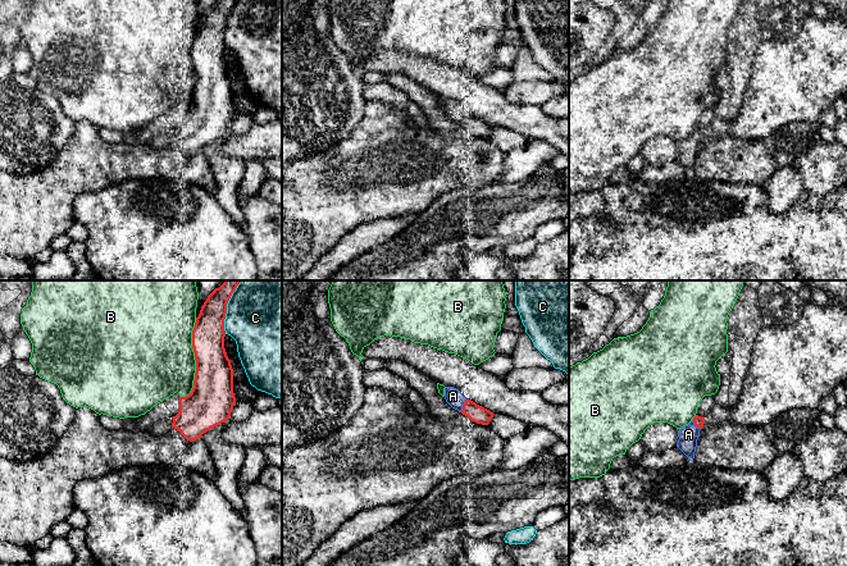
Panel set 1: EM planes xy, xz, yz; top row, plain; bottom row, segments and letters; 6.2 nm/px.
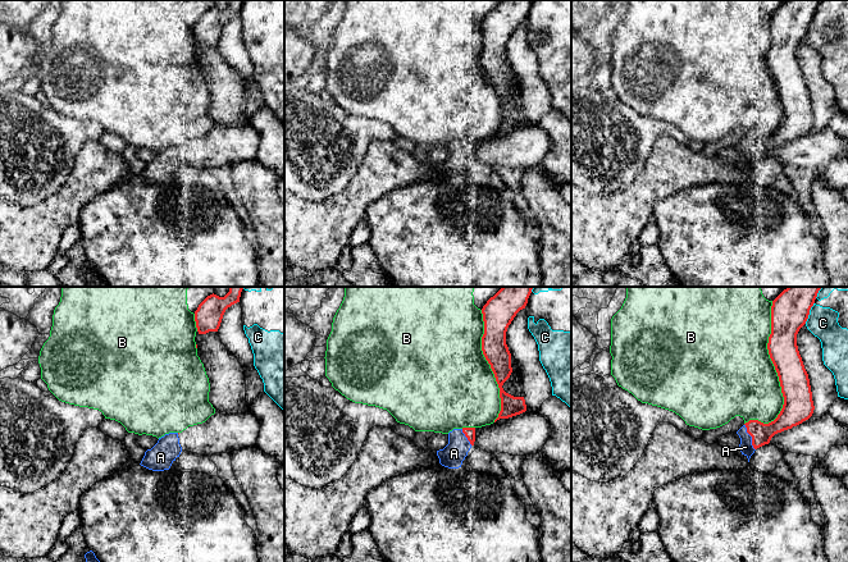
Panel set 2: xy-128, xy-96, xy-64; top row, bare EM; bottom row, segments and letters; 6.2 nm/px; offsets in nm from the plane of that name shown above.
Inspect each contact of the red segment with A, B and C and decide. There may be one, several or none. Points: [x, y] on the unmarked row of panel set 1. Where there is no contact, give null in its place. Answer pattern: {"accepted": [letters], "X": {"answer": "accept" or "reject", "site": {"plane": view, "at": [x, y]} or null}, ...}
{"accepted": ["A"], "A": {"answer": "accept", "site": {"plane": "xz", "at": [463, 118]}}, "B": {"answer": "reject", "site": {"plane": "xy", "at": [195, 72]}}, "C": {"answer": "reject", "site": {"plane": "xy", "at": [226, 23]}}}

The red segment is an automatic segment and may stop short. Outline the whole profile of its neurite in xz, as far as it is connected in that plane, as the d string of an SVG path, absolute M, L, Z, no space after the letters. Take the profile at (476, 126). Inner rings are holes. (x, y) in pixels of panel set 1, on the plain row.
M446 100L443 110L452 122L468 129L477 137L488 138L495 128L493 125L477 118L475 115L466 113L461 108L461 105L454 100Z

